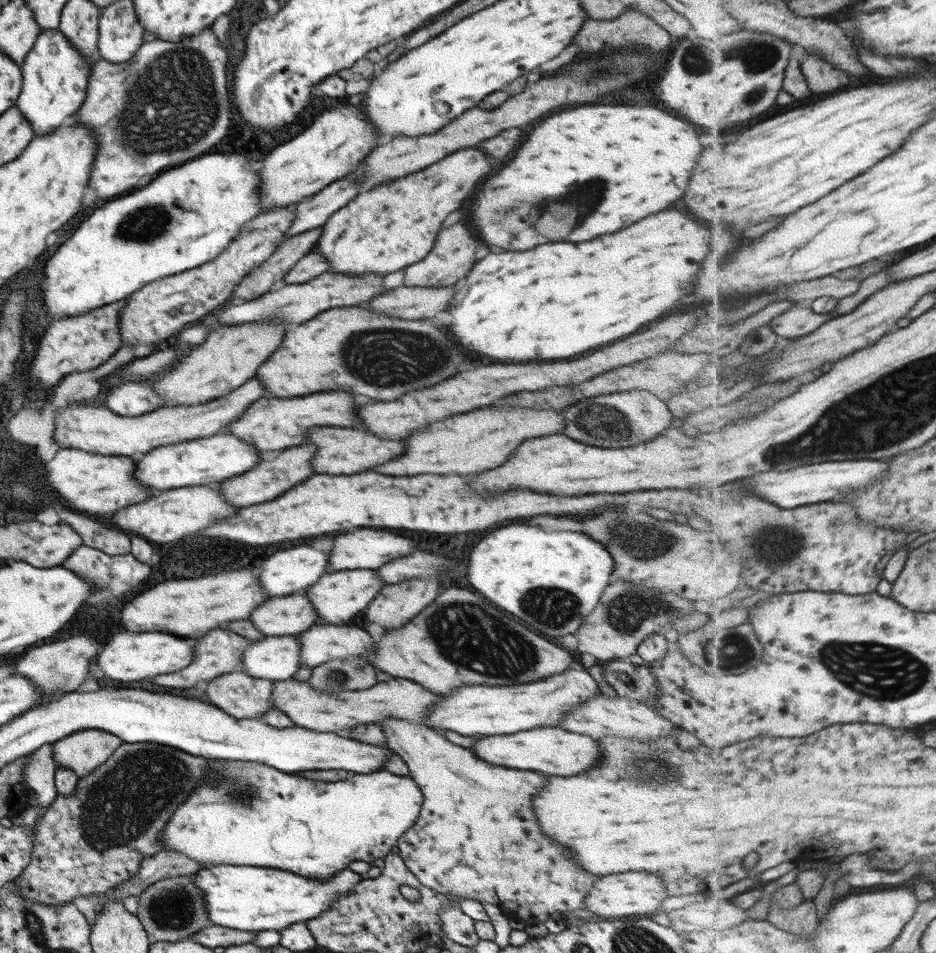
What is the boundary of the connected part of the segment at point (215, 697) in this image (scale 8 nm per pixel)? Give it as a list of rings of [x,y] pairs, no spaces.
[[[236,670],[208,682],[205,691],[208,700],[228,715],[259,720],[274,707],[271,684],[273,682],[251,678],[243,670]]]

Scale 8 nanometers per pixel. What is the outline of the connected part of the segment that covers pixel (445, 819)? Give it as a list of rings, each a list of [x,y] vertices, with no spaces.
[[[386,718],[377,723],[377,726],[382,730],[382,733],[386,734],[386,743],[395,754],[398,754],[400,758],[407,764],[410,771],[409,776],[412,777],[414,783],[420,788],[423,803],[420,810],[420,816],[415,820],[415,823],[404,832],[400,841],[397,843],[399,855],[404,860],[406,868],[412,872],[424,886],[436,890],[436,892],[463,896],[466,899],[474,899],[478,902],[484,902],[494,904],[502,911],[506,912],[510,919],[523,921],[526,925],[533,925],[534,920],[538,920],[539,923],[544,923],[547,919],[550,920],[565,920],[564,912],[570,910],[582,910],[584,908],[584,897],[588,893],[588,889],[592,887],[592,882],[596,880],[596,876],[580,870],[578,866],[574,866],[568,858],[564,858],[564,850],[558,846],[558,844],[552,844],[552,840],[548,840],[538,824],[536,824],[536,818],[534,818],[534,812],[532,812],[532,798],[534,794],[537,794],[547,784],[548,778],[543,773],[516,770],[516,768],[506,768],[504,766],[496,766],[496,764],[490,764],[490,762],[484,762],[482,758],[474,756],[474,752],[471,749],[455,745],[446,739],[444,733],[436,732],[429,727],[423,726],[423,724],[413,724],[412,722],[401,720],[400,718]]]

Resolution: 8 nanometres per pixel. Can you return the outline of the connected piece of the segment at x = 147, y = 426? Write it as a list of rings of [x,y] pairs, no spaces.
[[[248,380],[244,388],[230,392],[222,398],[194,404],[194,406],[166,406],[140,416],[122,416],[112,409],[90,401],[74,401],[54,411],[54,440],[60,448],[80,448],[100,455],[137,457],[144,456],[156,447],[164,447],[188,440],[214,436],[223,432],[230,421],[240,417],[252,400],[264,396],[264,388],[258,380]]]

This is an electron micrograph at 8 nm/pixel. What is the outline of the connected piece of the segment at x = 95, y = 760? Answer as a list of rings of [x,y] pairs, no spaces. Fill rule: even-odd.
[[[89,729],[54,743],[52,758],[56,762],[56,770],[60,766],[66,766],[80,779],[104,764],[122,744],[123,741],[118,736]]]

